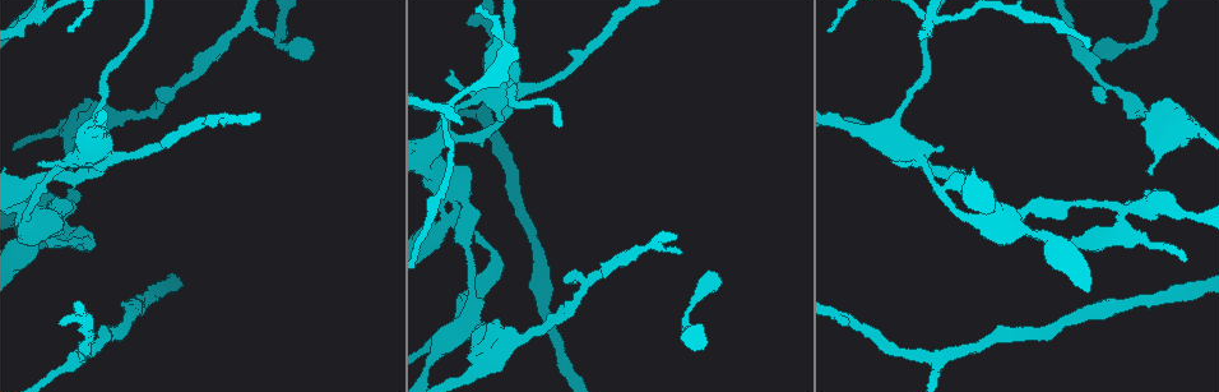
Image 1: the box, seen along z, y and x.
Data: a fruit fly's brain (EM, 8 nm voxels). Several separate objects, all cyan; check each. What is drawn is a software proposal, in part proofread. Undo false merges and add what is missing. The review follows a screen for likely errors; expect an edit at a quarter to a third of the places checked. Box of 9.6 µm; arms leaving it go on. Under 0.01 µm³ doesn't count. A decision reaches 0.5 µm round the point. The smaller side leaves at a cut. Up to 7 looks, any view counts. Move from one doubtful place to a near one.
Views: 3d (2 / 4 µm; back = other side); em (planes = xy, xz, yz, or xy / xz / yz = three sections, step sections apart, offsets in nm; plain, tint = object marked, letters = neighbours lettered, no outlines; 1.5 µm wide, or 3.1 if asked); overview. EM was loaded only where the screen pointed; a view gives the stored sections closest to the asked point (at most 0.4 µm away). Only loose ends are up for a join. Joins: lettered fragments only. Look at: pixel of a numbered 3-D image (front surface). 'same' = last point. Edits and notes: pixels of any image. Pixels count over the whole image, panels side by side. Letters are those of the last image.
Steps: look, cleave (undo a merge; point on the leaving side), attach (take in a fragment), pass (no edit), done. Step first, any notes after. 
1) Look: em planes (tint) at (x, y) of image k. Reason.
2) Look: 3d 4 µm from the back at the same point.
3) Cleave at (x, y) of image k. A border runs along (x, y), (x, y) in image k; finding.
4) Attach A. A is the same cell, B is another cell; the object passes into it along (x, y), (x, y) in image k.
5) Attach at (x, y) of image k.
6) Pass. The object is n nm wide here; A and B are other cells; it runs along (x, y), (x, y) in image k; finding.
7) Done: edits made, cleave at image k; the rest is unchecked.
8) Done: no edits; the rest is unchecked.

Look: em xz step 8 (tint) at (1043, 232) of image 1. Three-way junction.

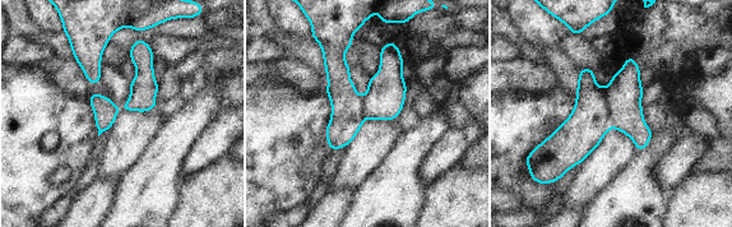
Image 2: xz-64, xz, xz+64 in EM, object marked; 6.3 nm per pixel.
Look: em planes (tint) at the same point.

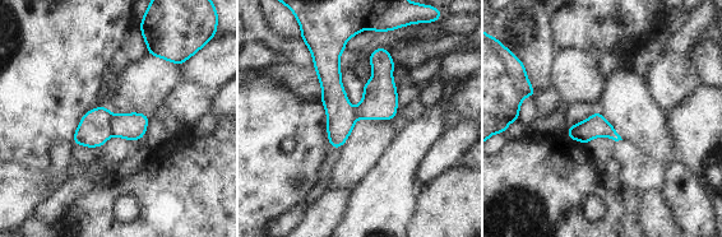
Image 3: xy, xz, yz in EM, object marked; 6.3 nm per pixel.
Look: em planes (letters) at the same point.

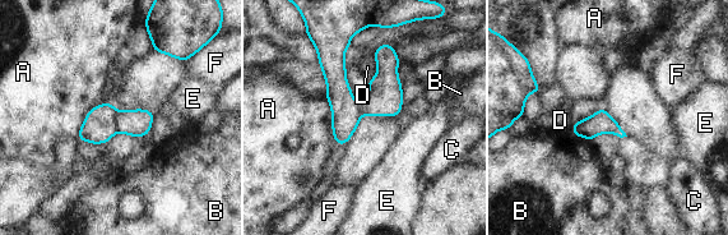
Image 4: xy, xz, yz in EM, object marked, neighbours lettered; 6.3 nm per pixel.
Cleave at (137, 123) of image 4. The object is 140 nm wide here; A, B, C, D, E and F are other cells; a border runs along (115, 111), (115, 128), (117, 132) in image 4; a second neuron is stuck on.

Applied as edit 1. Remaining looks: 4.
Look: overview. Redraw.

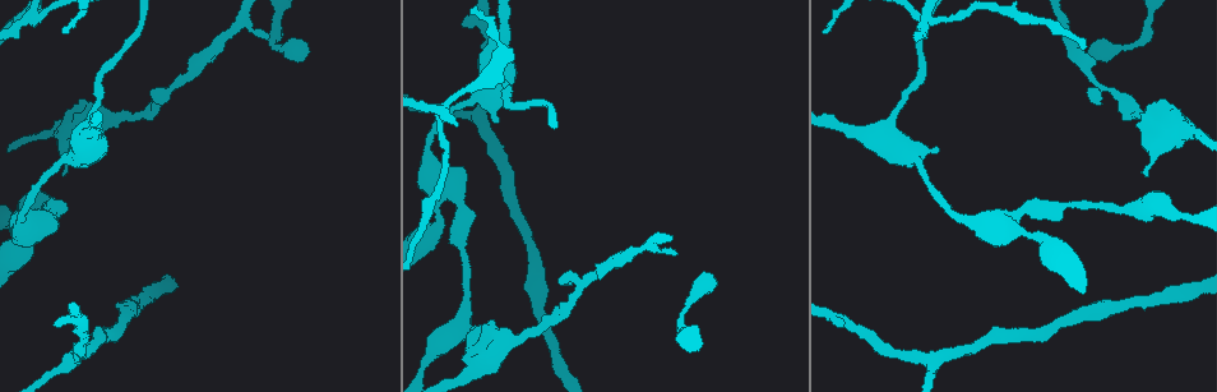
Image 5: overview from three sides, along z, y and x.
Look: em planes (letters) at (464, 26) of image 5. Free end.

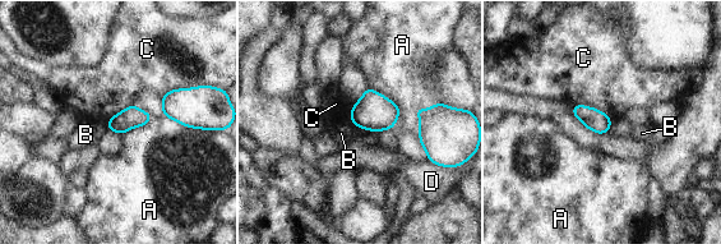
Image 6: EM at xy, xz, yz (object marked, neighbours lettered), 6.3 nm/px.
Pass. A, B, C and D are other cells; a border runs along (571, 106), (597, 107), (611, 120) in image 6; none of them fits.

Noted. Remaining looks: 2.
Look: em xz step 8 (plain) at (29, 18) of image 5. Sharp bend.

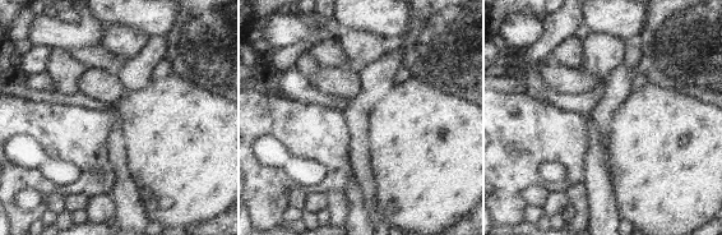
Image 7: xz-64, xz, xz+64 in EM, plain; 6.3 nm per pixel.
Look: em xz step 8 (letters) at the same point.

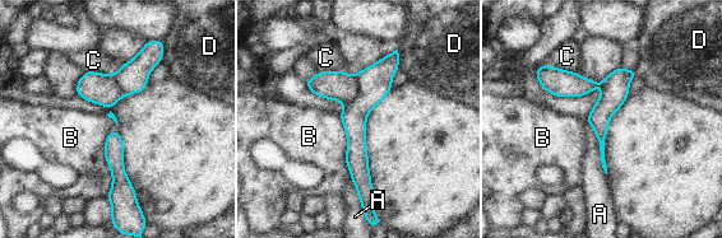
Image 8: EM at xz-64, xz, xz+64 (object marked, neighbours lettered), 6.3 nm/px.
Cleave at (337, 85) of image 8. A, B, C and D are other cells; a border runs along (356, 75), (357, 94), (346, 104) in image 8; a second neuron is stuck on.

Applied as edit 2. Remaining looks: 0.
Done: edits made, cleave at image 4, cleave at image 8; the rest is unchecked.

